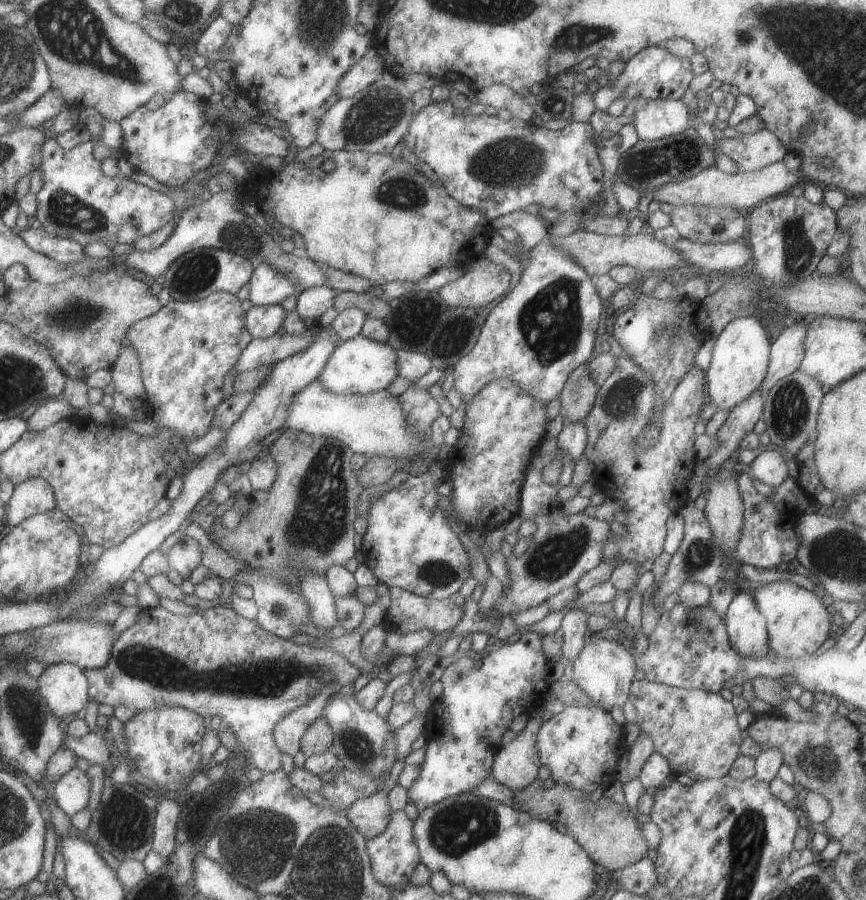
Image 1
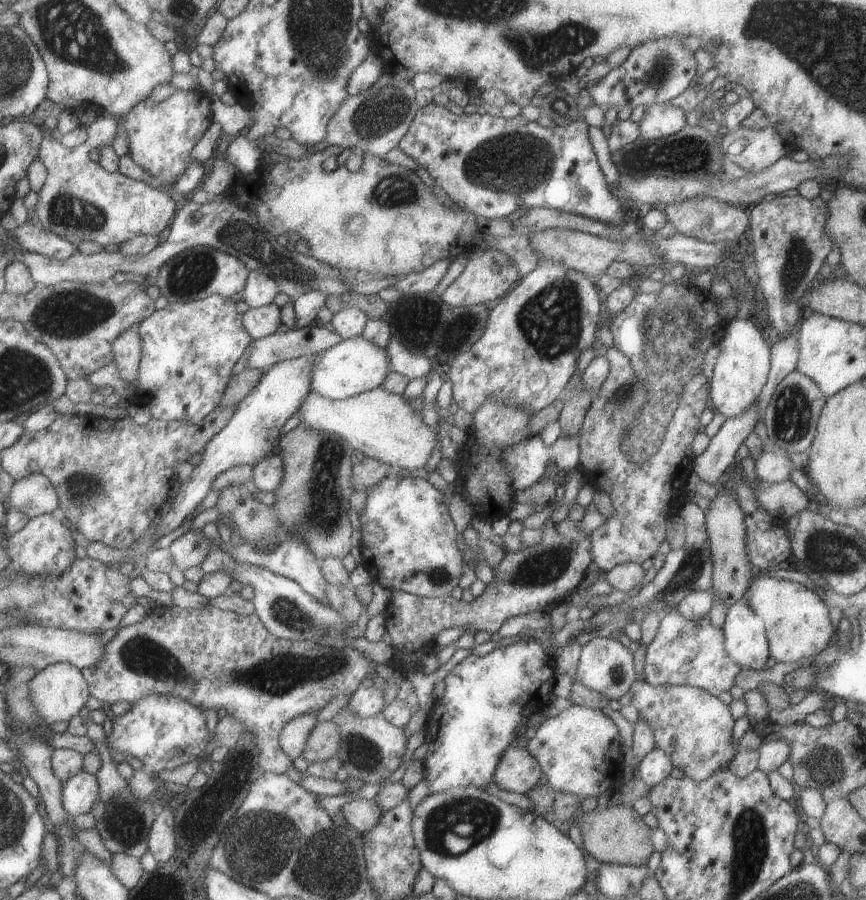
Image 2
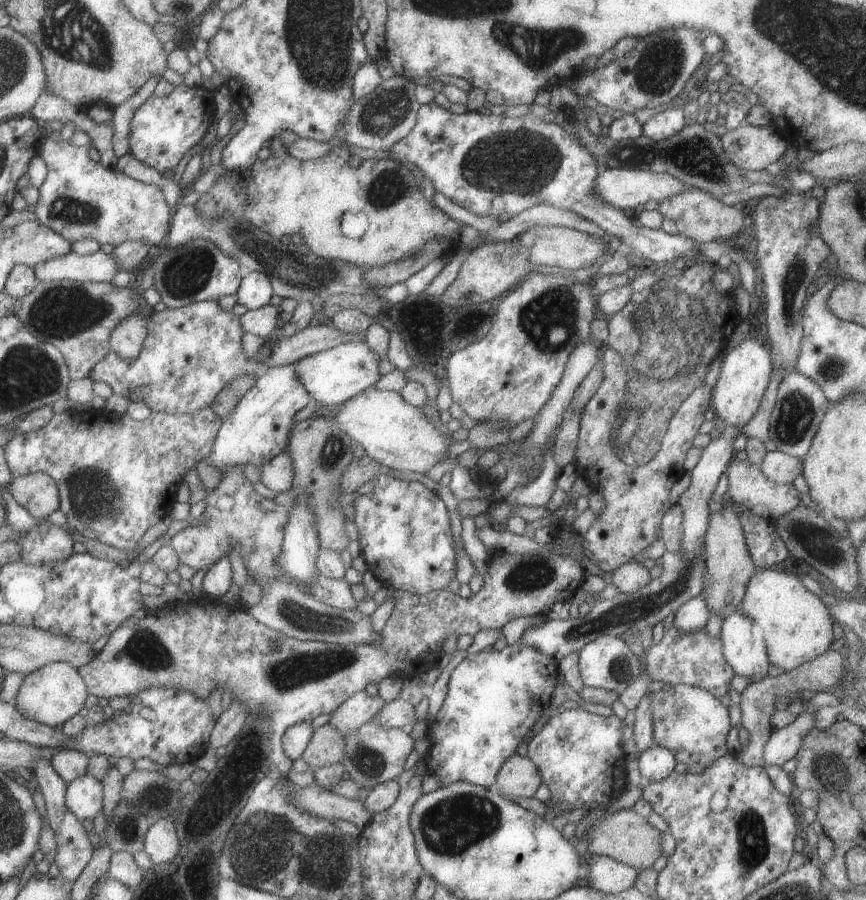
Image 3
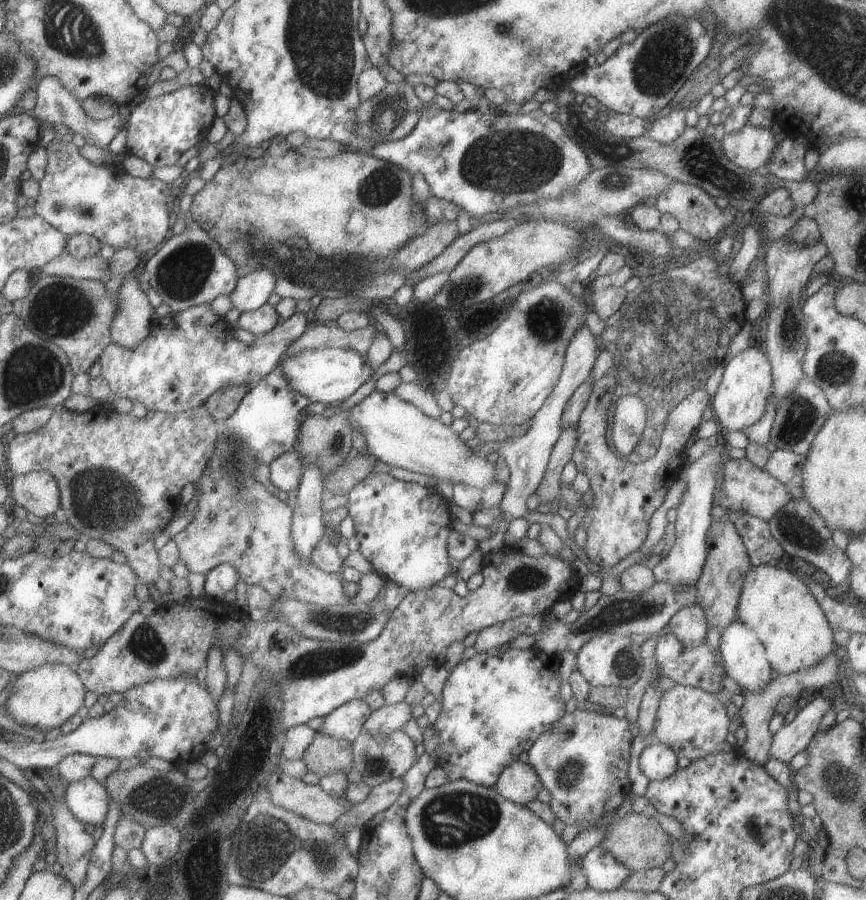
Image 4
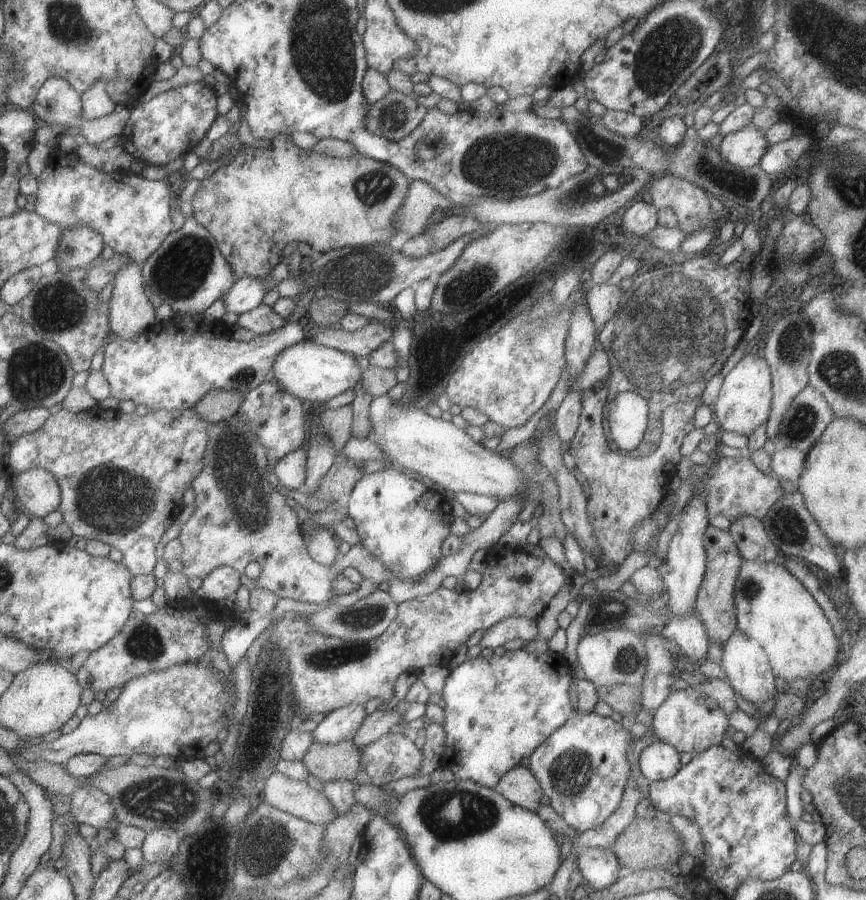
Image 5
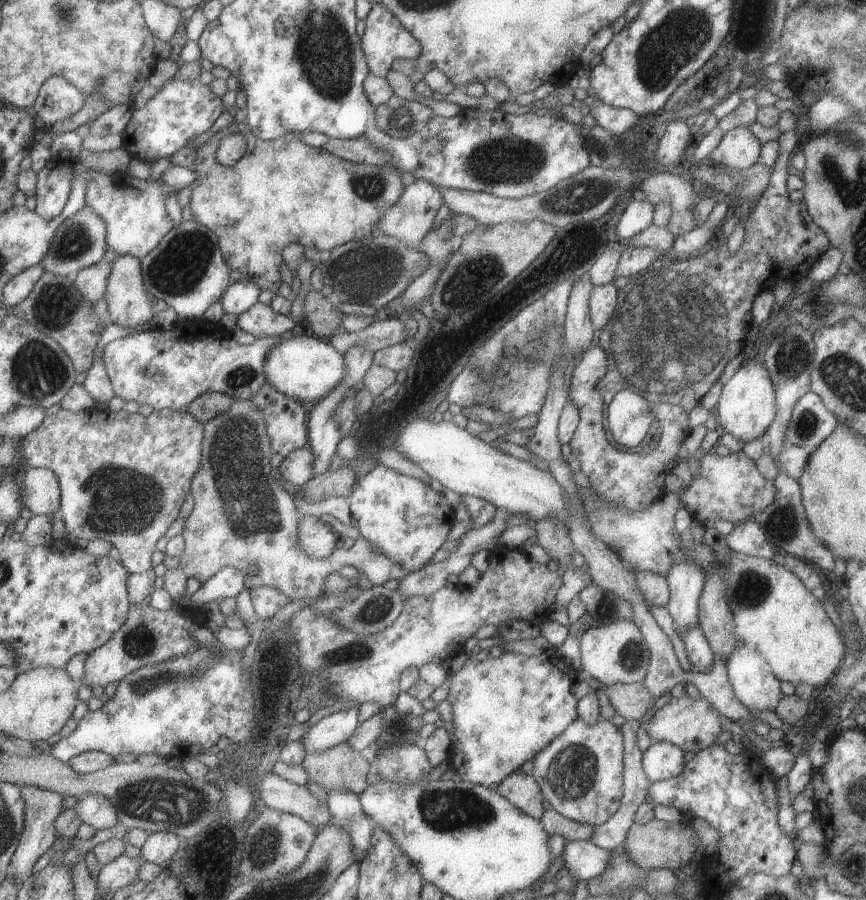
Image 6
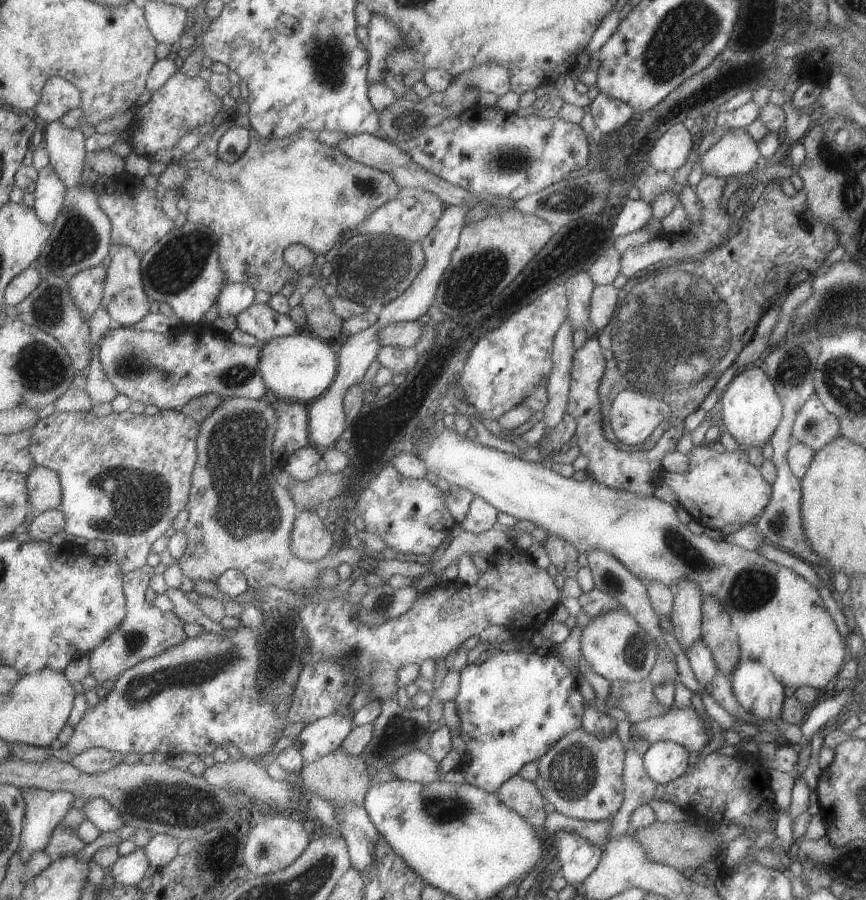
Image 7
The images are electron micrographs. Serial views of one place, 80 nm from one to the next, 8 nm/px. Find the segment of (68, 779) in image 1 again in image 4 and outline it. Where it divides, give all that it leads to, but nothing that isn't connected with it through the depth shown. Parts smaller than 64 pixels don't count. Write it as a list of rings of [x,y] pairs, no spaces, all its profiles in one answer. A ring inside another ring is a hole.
[[[93,777],[73,781],[66,799],[71,812],[85,824],[98,827],[108,819],[112,798],[105,785]]]

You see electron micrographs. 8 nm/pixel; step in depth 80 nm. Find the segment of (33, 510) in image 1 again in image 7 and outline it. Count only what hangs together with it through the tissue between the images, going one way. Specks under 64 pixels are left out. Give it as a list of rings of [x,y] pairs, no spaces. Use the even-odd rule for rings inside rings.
[[[39,467],[28,475],[30,501],[42,513],[63,510],[64,490],[60,474],[49,467]]]

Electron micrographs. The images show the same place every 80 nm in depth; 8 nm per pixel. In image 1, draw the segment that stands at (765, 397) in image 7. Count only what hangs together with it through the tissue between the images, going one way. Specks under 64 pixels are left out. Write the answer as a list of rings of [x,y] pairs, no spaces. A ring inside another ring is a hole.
[[[754,314],[730,320],[713,339],[710,365],[704,372],[704,382],[708,386],[707,399],[717,410],[728,412],[760,388],[768,370],[770,343]]]

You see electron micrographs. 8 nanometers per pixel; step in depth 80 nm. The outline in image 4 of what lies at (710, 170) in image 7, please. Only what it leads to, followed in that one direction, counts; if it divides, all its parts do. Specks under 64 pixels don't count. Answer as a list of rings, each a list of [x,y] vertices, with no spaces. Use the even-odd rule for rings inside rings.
[[[745,124],[739,131],[725,133],[720,146],[734,166],[753,172],[769,162],[775,146],[779,146],[779,140],[773,138],[770,129]]]

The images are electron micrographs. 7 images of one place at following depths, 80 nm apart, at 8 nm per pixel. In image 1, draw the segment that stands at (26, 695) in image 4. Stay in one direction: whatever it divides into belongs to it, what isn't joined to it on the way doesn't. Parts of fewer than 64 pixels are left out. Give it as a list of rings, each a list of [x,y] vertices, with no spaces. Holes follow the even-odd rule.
[[[49,665],[38,679],[40,695],[57,718],[79,714],[89,703],[90,682],[82,666]]]

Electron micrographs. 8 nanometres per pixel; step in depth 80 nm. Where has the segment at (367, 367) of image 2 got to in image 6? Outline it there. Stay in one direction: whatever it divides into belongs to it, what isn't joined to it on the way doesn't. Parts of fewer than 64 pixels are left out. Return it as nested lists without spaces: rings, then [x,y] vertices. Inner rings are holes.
[[[299,331],[275,344],[275,348],[265,356],[263,371],[266,382],[288,398],[308,403],[321,400],[339,384],[345,374],[343,356],[326,340],[305,336]]]

